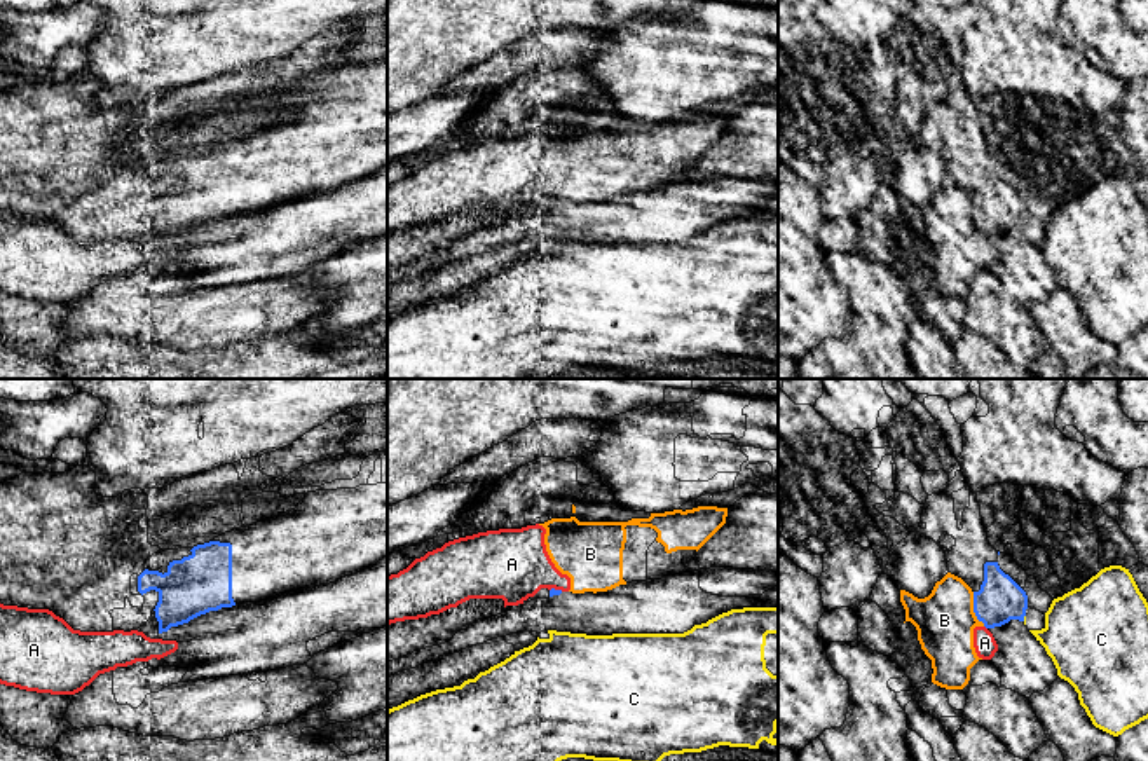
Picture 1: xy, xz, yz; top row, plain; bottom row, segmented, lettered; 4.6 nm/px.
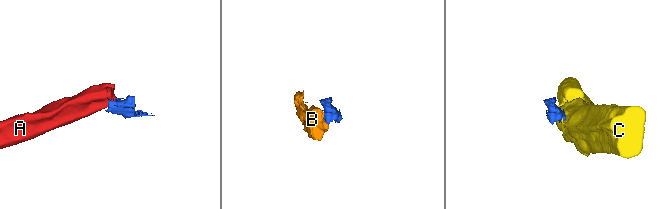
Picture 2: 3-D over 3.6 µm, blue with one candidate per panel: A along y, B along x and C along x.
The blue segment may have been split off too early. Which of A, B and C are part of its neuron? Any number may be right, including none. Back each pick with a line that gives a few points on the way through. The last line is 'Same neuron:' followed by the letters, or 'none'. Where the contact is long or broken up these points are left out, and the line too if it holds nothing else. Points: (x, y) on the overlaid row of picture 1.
Same neuron: none

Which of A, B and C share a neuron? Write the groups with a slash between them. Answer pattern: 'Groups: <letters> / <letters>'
Groups: A B / C

